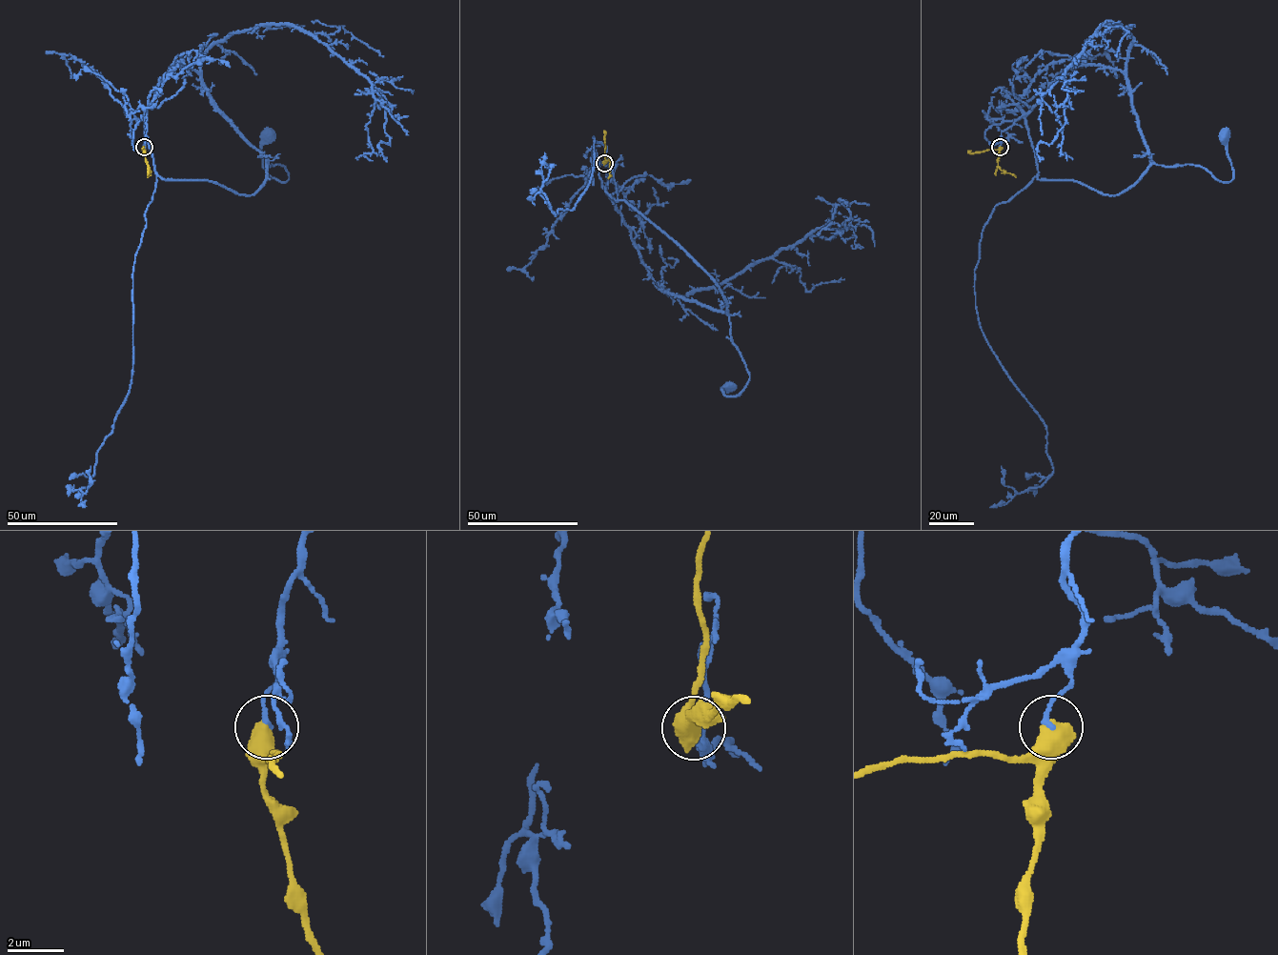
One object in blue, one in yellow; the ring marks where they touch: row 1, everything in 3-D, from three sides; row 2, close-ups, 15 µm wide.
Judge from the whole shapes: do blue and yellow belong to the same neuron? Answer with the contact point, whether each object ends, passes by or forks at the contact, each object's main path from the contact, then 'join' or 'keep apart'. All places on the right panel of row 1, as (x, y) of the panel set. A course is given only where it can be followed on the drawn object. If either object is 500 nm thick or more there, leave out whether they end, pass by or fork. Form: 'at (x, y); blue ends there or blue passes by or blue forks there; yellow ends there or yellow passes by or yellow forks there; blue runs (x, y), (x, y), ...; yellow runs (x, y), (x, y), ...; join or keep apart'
at (1000, 147); blue runs (1000, 147), (1002, 132), (1023, 116), (1039, 179), (1118, 194), (1150, 160), (1199, 165), (1228, 182), (1225, 135); yellow runs (1000, 147), (998, 166), (1015, 177); keep apart

